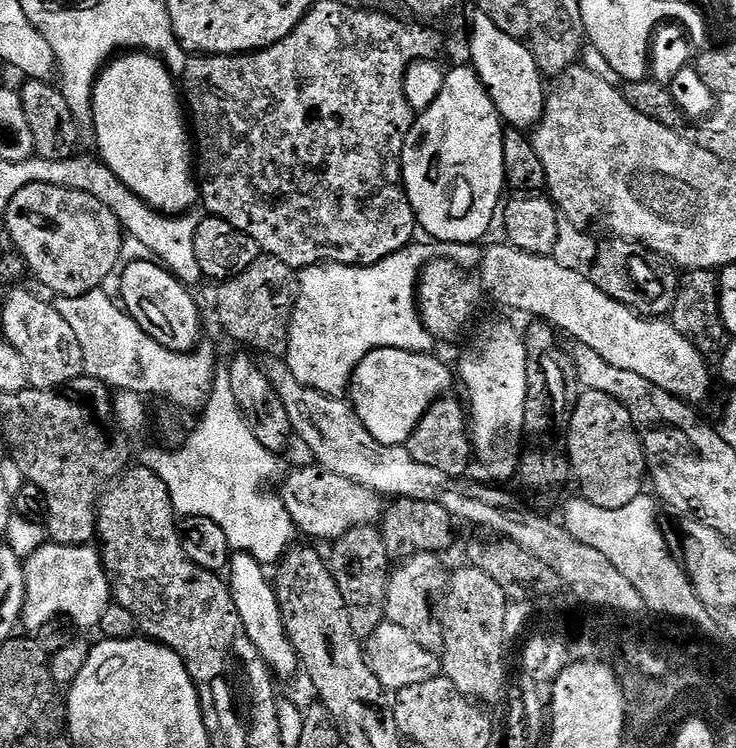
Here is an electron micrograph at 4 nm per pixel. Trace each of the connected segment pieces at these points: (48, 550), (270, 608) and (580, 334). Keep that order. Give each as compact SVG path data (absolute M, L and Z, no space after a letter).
M45 542L41 547L24 560L24 581L27 594L24 599L21 625L32 634L43 628L44 624L52 621L56 616L66 616L82 628L95 629L99 627L102 615L112 602L111 580L101 561L99 549L93 545L82 547L68 547L61 544Z
M235 551L231 555L228 565L228 585L231 590L231 597L234 598L234 606L238 609L239 617L246 629L250 642L257 646L258 652L267 662L277 677L290 677L295 671L299 671L299 660L293 644L285 632L284 619L281 616L280 603L277 600L275 587L265 574L267 572L262 563L246 552Z
M507 242L496 244L484 252L480 260L478 279L483 291L488 292L504 308L525 312L528 318L543 320L577 344L590 346L621 370L642 374L654 386L666 390L693 406L708 396L712 388L709 361L689 340L664 318L639 316L634 309L610 298L583 271L560 266L552 256L535 256L512 247Z

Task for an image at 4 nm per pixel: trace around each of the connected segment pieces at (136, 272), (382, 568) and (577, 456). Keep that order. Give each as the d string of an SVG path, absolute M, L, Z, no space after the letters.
M128 262L120 276L122 308L154 340L168 350L190 352L202 339L202 312L192 292L156 262Z
M376 526L352 528L348 533L342 534L339 540L331 545L331 548L332 577L334 582L338 582L338 590L342 590L342 598L348 607L350 622L357 636L371 637L375 629L386 620L384 611L386 610L390 561L381 529Z
M585 391L584 397L575 401L572 409L572 420L568 423L568 458L570 461L571 471L574 473L574 480L580 483L583 499L594 502L594 506L606 506L606 510L618 510L618 506L627 506L629 502L634 502L634 498L638 498L645 491L644 480L646 484L646 473L648 472L648 458L644 454L644 444L640 441L640 433L632 424L630 414L626 410L626 406L622 406L614 398L610 398L610 394L602 394L601 392Z

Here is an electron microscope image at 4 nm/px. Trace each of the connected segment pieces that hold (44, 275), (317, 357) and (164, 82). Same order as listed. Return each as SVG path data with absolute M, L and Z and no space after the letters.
M28 185L19 190L2 213L2 224L24 259L25 269L31 275L33 272L37 282L45 284L56 298L84 295L99 289L103 280L117 271L124 254L126 231L123 225L109 207L80 189Z
M413 242L407 248L398 250L398 254L390 254L390 258L382 258L382 262L378 262L374 266L350 266L349 264L315 264L309 268L299 269L298 272L298 291L296 293L296 308L292 312L292 321L288 327L288 354L287 362L290 370L294 374L294 378L298 378L298 382L302 382L306 386L310 386L314 390L318 390L327 396L337 398L343 397L349 391L350 381L353 374L356 373L356 367L362 362L362 358L366 358L366 354L370 354L379 348L397 348L398 350L406 350L407 352L423 352L425 354L433 351L434 337L426 330L426 326L420 320L420 310L416 303L416 289L420 282L420 273L424 267L432 263L433 260L444 258L459 257L462 252L461 245L446 244L440 242L427 242L428 244L420 244L421 242Z
M135 50L117 55L101 68L90 103L90 128L96 131L100 160L157 212L187 213L198 200L194 148L186 131L186 112L177 81L164 61Z

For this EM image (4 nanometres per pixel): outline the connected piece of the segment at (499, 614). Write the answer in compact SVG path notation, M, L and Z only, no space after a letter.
M469 564L463 567L456 572L454 570L449 577L440 610L443 675L454 683L462 695L487 704L502 700L508 686L504 646L508 644L505 618L510 601L498 582L487 577L482 570Z

